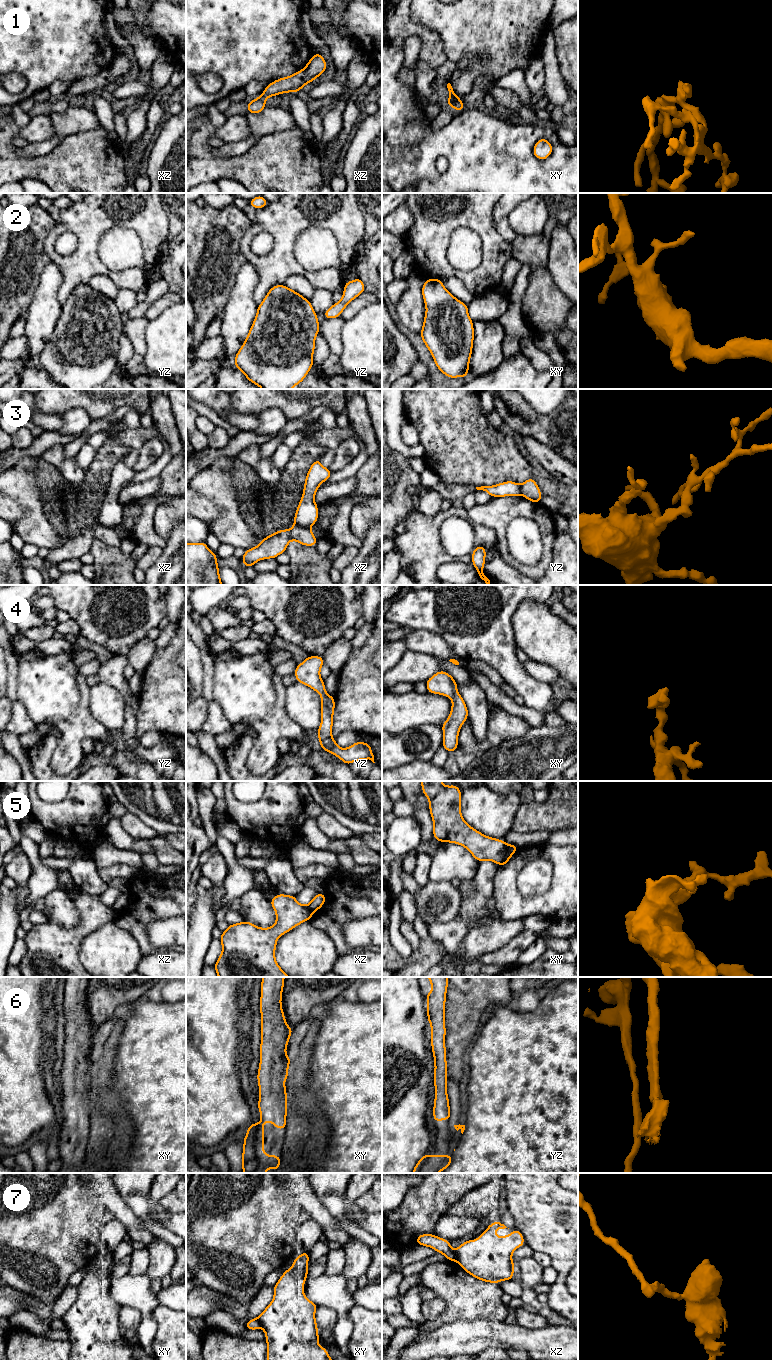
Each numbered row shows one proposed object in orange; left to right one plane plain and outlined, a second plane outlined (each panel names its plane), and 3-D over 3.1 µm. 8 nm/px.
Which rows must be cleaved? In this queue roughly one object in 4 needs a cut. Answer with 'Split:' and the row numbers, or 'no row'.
Split: 3, 5, 7

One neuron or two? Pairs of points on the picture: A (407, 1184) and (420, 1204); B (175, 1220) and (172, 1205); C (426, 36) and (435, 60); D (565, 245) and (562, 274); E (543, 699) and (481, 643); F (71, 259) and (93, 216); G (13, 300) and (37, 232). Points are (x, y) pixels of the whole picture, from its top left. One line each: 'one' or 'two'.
A: two
B: two
C: one
D: one
E: one
F: one
G: one

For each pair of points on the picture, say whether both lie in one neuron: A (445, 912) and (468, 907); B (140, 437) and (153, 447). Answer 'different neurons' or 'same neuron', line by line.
A: different neurons
B: different neurons

